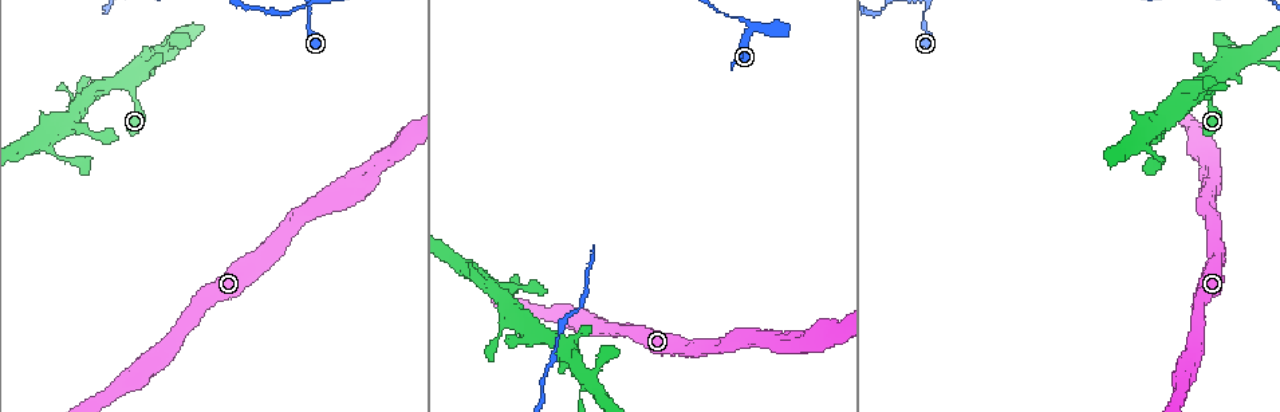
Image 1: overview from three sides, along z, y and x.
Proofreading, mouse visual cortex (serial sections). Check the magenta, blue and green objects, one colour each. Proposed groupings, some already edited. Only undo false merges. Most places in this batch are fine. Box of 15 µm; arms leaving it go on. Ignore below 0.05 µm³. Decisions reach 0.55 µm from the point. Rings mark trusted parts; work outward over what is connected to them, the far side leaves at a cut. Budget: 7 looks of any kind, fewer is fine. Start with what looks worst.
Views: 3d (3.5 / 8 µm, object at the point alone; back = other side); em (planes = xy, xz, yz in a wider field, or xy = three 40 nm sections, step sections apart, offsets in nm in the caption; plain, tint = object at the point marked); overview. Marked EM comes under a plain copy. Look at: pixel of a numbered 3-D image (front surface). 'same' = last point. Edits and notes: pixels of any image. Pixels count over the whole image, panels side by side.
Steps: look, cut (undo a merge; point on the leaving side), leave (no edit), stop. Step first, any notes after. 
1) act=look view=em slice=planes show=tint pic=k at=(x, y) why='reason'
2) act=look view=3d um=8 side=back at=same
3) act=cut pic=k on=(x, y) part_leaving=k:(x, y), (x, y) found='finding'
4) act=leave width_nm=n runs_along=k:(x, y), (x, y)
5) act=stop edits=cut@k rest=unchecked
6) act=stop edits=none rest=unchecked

act=look view=3d um=3.5 pic=1 at=(569, 341) why='sudden change in width'

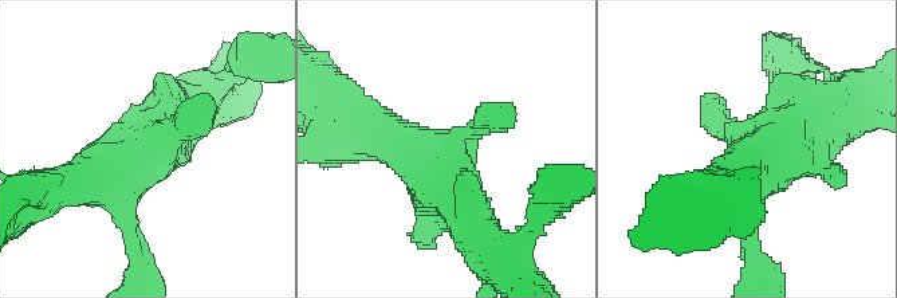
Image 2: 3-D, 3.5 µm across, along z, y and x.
act=look view=em slice=xy step=2 show=tint pic=2 at=(148, 130) why='need the tissue'

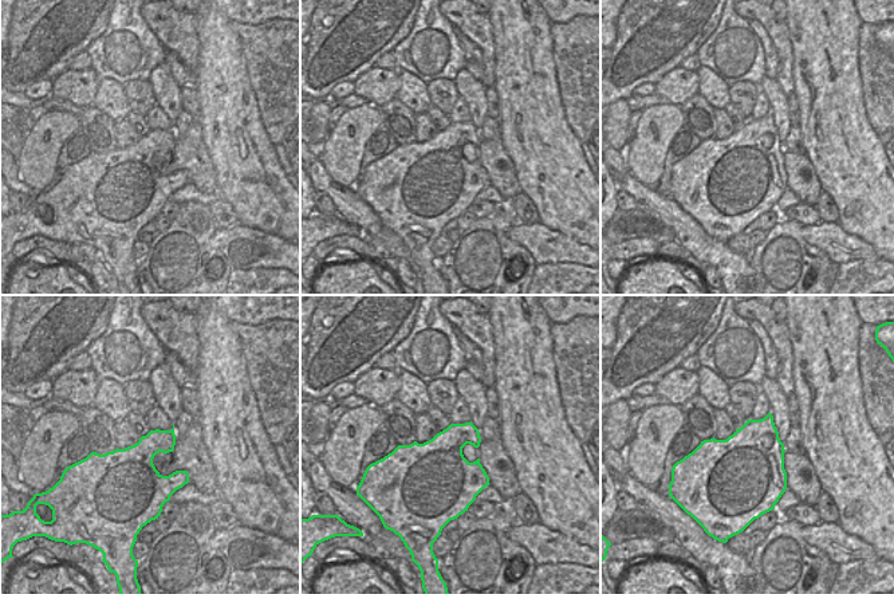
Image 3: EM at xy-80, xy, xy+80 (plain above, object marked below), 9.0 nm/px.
act=leave found='continuous, no second cell'

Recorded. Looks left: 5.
act=look view=3d um=8 side=back pic=1 at=(302, 4) why='thin neck'

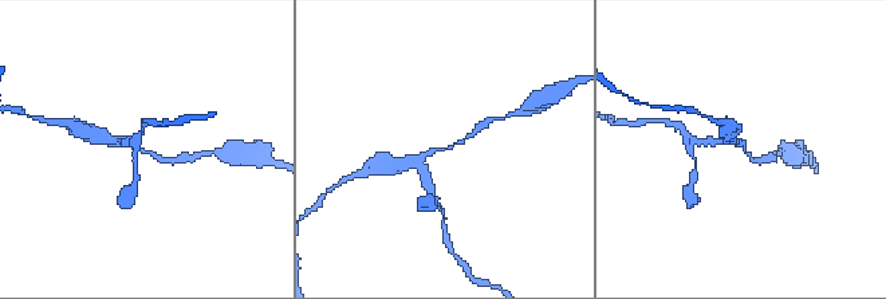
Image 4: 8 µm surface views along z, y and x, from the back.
act=look view=em slice=xy step=5 show=tint pic=4 at=(746, 152) why='shape alone is not enough'

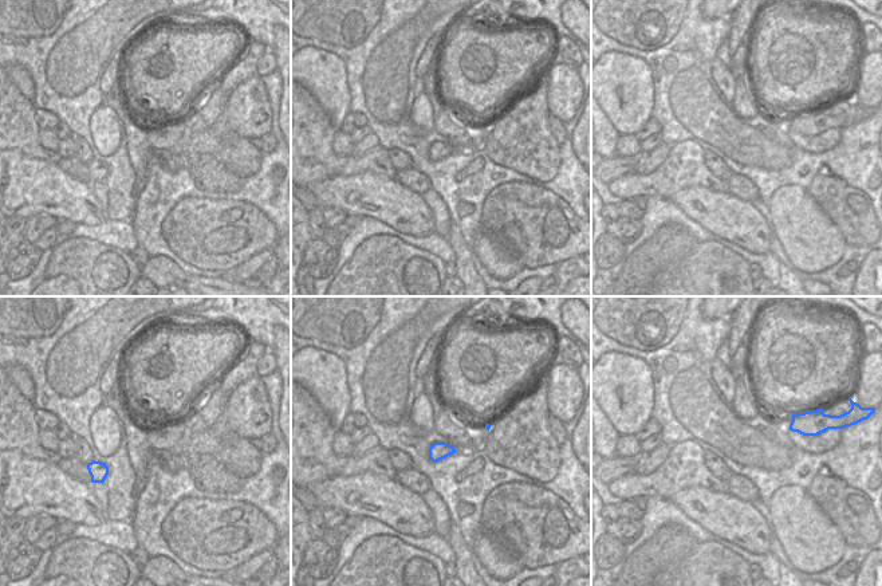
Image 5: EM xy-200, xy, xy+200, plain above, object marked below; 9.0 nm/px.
act=leave arm_widths_nm=150,200 runs_along=4:(418, 162), (479, 128) found='one cell here'

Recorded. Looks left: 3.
act=look view=3d um=3.5 pic=1 at=(46, 143) why='branch point'

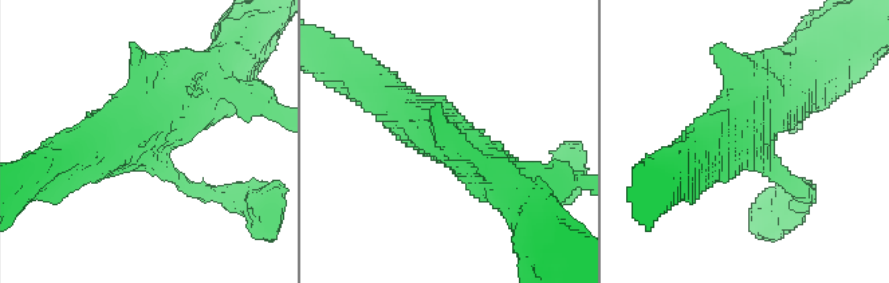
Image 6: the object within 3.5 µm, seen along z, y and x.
act=look view=em slice=planes show=tint pic=6 at=(149, 151)

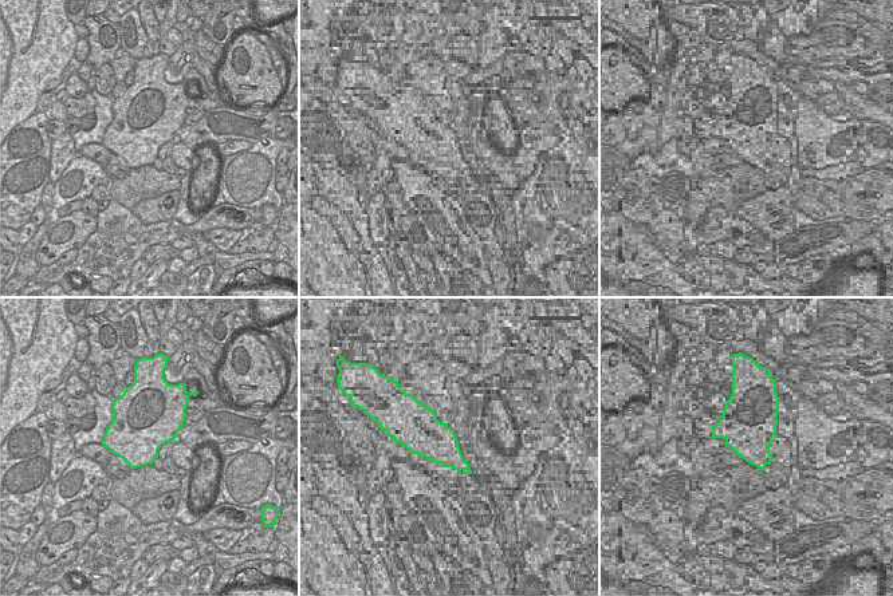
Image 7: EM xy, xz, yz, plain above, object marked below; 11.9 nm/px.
act=leave runs_along=6:(514, 193), (382, 93) found='one cell here'

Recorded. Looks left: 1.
act=stop edits=none rest=unchecked

